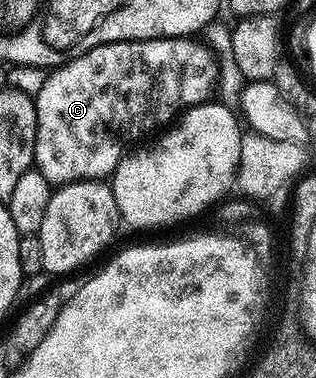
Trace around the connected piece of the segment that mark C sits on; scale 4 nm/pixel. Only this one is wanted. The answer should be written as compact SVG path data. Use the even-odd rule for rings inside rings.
M156 36L149 40L137 40L136 42L101 42L92 45L90 47L92 50L87 50L84 54L79 54L76 58L69 59L64 66L57 67L58 65L56 65L46 75L42 88L33 94L35 111L37 112L37 140L35 141L34 169L39 170L41 176L45 176L45 180L49 180L52 187L55 188L65 186L69 182L94 182L96 180L110 179L111 175L115 173L117 164L122 160L125 151L132 144L138 143L140 141L138 138L146 130L156 129L155 131L158 131L160 128L174 123L177 115L184 108L199 106L202 102L211 102L217 90L220 61L216 57L215 51L211 49L206 41L200 40L200 42L194 42L195 40L191 36Z

